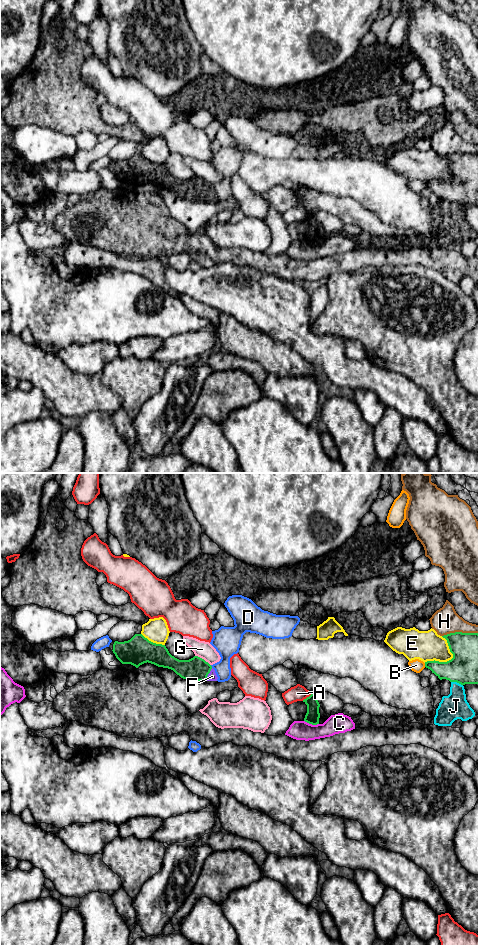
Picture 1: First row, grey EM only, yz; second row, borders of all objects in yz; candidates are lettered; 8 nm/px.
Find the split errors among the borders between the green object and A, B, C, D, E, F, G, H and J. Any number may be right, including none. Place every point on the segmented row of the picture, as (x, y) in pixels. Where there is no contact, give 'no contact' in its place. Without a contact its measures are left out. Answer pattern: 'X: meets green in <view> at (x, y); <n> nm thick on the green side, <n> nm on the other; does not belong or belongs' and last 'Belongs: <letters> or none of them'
A: meets green in yz at (307, 697); 120 nm thick on the green side, 130 nm on the other; does not belong
B: meets green in yz at (425, 665); 190 nm thick on the green side, 100 nm on the other; does not belong
C: meets green in yz at (311, 723); 120 nm thick on the green side, 160 nm on the other; does not belong
D: meets green in yz at (211, 666); 190 nm thick on the green side, 220 nm on the other; does not belong
E: meets green in yz at (449, 660); 240 nm thick on the green side, 240 nm on the other; does not belong
F: meets green in yz at (208, 673); 190 nm thick on the green side, 70 nm on the other; does not belong
G: meets green in yz at (203, 659); 190 nm thick on the green side, 140 nm on the other; does not belong
H: meets green in yz at (459, 632); 220 nm thick on the green side, 220 nm on the other; does not belong
J: meets green in yz at (457, 682); 240 nm thick on the green side, 200 nm on the other; does not belong
Belongs: none of them

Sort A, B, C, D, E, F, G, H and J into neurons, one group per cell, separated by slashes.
A / B / C / D / E / F J / G / H

